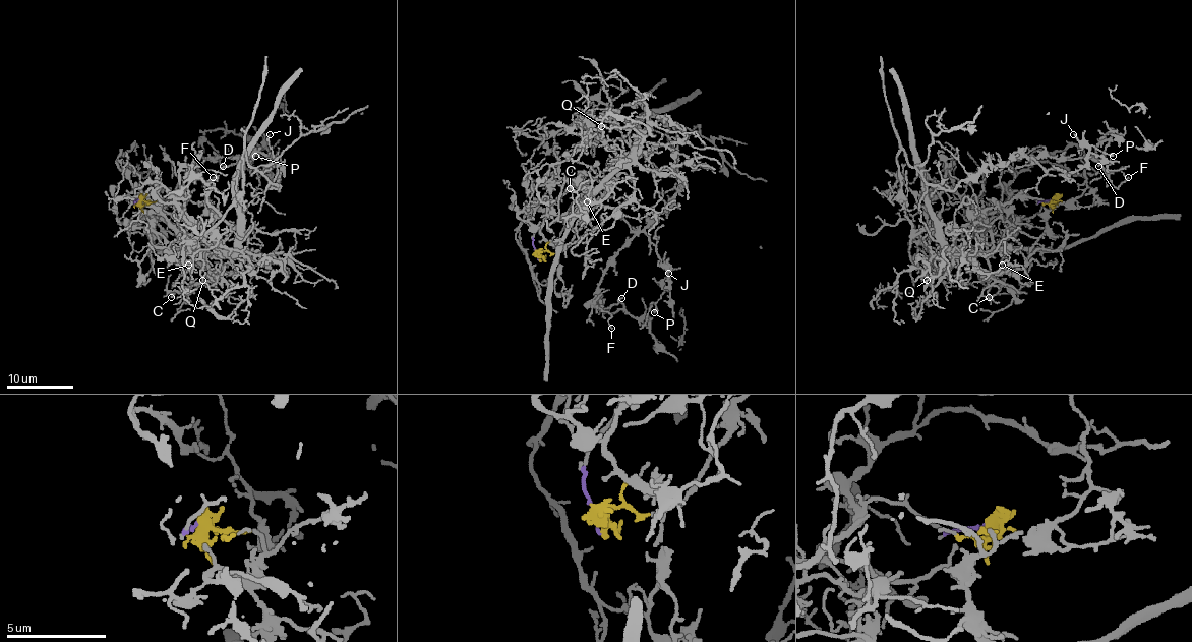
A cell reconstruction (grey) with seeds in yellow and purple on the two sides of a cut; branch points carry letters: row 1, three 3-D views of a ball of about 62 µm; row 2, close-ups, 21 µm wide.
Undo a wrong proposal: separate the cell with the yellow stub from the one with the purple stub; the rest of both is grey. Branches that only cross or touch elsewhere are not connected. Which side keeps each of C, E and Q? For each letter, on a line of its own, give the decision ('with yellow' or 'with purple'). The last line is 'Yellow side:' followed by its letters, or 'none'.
C: with purple
E: with purple
Q: with purple
Yellow side: none

